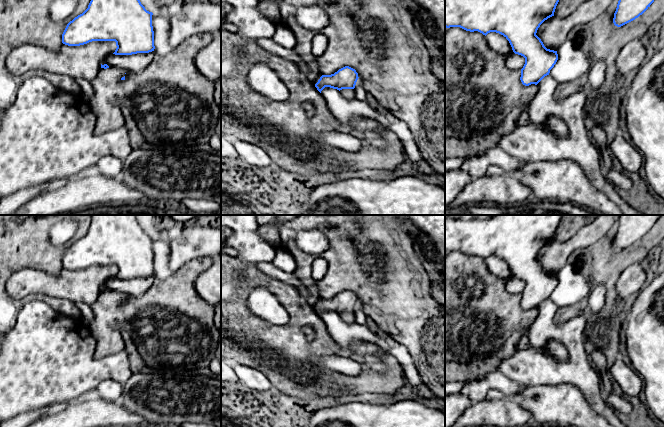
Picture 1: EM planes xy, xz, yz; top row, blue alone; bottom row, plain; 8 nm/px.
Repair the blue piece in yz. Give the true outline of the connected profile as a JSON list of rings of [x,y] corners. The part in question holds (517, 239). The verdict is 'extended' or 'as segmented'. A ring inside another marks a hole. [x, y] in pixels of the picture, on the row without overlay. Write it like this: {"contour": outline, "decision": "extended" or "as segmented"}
{"contour": [[[494,215],[487,219],[473,218],[470,220],[454,219],[451,216],[445,217],[445,251],[460,251],[466,255],[478,255],[483,259],[490,256],[496,256],[503,259],[510,267],[515,278],[525,282],[525,288],[521,293],[520,304],[523,309],[529,310],[535,308],[537,316],[529,330],[526,348],[517,350],[512,356],[501,361],[498,370],[509,379],[520,385],[560,385],[571,384],[577,387],[590,404],[590,406],[602,417],[604,417],[614,427],[628,427],[620,420],[620,415],[610,407],[606,400],[602,399],[602,386],[599,374],[588,362],[585,346],[583,342],[583,333],[587,324],[585,315],[578,315],[561,324],[555,323],[555,313],[558,307],[549,299],[550,294],[558,284],[557,275],[547,273],[541,263],[536,259],[540,249],[548,242],[554,240],[556,230],[561,222],[562,215]],[[550,341],[562,344],[568,352],[568,360],[561,362],[549,354],[547,344]]], "decision": "extended"}

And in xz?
{"contour": [[[345,290],[334,298],[322,299],[315,311],[320,317],[325,311],[337,313],[344,322],[354,323],[356,321],[354,312],[358,302],[358,297],[355,293]]], "decision": "extended"}

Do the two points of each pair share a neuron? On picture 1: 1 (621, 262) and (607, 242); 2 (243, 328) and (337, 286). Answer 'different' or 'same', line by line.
1: same
2: different

